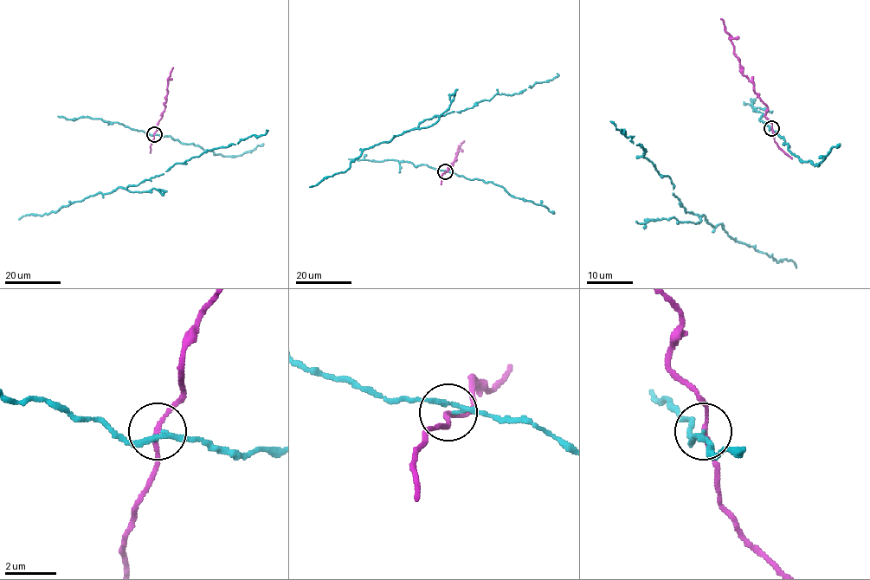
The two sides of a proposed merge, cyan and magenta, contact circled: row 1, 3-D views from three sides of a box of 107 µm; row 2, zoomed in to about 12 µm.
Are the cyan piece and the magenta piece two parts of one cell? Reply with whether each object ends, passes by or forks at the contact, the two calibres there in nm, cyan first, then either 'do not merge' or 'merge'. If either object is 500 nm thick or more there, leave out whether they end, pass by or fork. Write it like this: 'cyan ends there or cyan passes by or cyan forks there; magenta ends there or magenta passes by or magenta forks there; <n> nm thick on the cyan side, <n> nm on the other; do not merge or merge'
cyan passes by; magenta passes by; 130 nm thick on the cyan side, 160 nm on the other; do not merge

